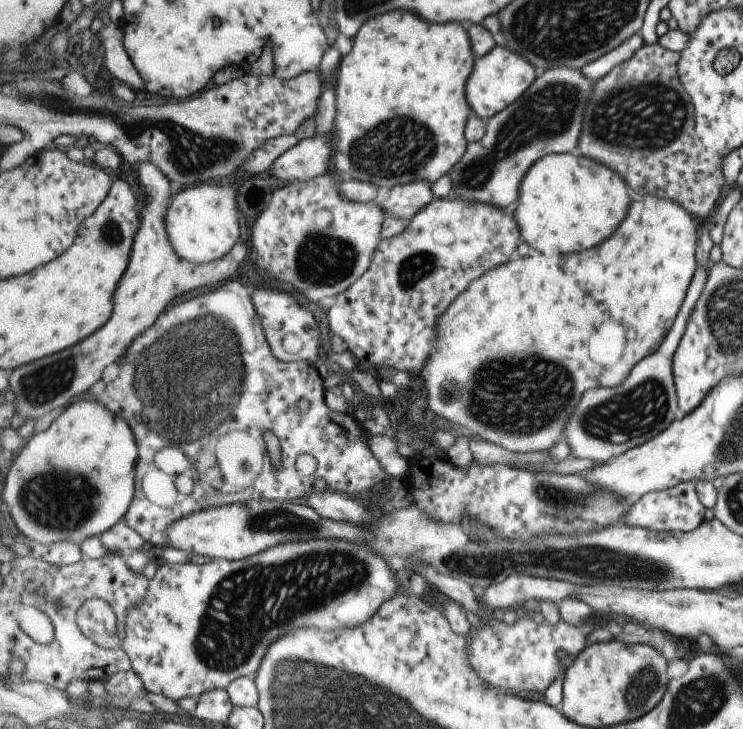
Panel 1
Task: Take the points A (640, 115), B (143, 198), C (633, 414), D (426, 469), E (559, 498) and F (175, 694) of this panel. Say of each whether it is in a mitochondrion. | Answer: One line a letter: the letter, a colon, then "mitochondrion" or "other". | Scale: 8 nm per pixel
A: mitochondrion
B: other
C: mitochondrion
D: other
E: mitochondrion
F: other

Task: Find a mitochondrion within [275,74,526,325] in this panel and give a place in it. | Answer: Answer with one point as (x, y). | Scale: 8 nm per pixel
(399, 147)

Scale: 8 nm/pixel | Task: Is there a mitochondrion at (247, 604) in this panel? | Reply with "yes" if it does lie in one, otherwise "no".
yes

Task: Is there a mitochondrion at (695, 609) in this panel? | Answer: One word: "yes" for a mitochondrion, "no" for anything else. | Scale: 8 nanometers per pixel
no

